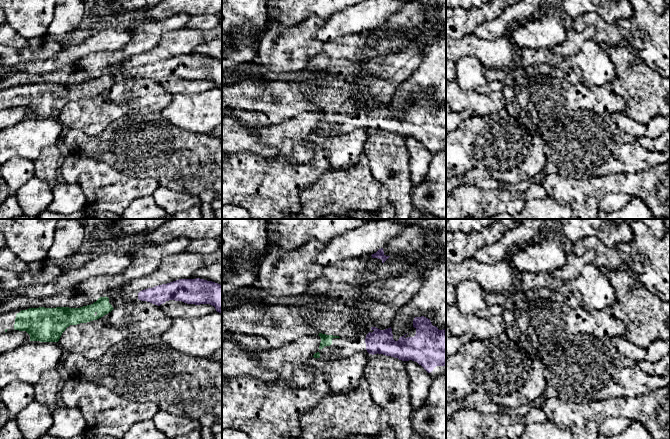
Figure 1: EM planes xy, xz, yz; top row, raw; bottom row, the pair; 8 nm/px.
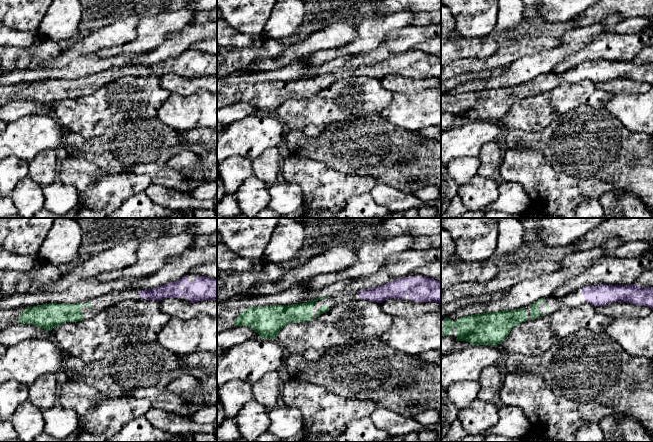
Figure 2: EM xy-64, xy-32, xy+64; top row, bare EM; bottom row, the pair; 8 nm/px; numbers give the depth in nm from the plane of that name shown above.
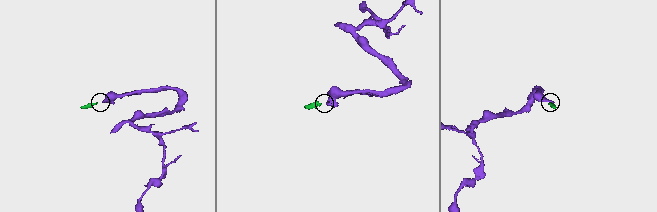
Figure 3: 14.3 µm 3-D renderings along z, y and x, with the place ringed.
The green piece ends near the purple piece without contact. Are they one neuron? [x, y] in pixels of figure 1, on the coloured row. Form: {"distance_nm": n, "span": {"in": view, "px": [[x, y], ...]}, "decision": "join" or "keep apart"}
{"distance_nm": 200, "span": {"in": "xz", "px": [[339, 337], [365, 338]]}, "decision": "join"}

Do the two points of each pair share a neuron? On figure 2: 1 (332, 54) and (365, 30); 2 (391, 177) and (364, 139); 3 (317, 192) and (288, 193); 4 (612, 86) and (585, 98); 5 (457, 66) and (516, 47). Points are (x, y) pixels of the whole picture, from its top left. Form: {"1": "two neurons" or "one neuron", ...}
{"1": "one neuron", "2": "one neuron", "3": "two neurons", "4": "two neurons", "5": "one neuron"}

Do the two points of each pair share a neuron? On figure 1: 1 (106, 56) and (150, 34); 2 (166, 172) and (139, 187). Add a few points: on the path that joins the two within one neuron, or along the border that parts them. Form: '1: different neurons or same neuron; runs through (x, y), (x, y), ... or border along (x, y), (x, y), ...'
1: same neuron; runs through (117, 55), (139, 44)
2: different neurons; border along (131, 176), (154, 178), (160, 184)

